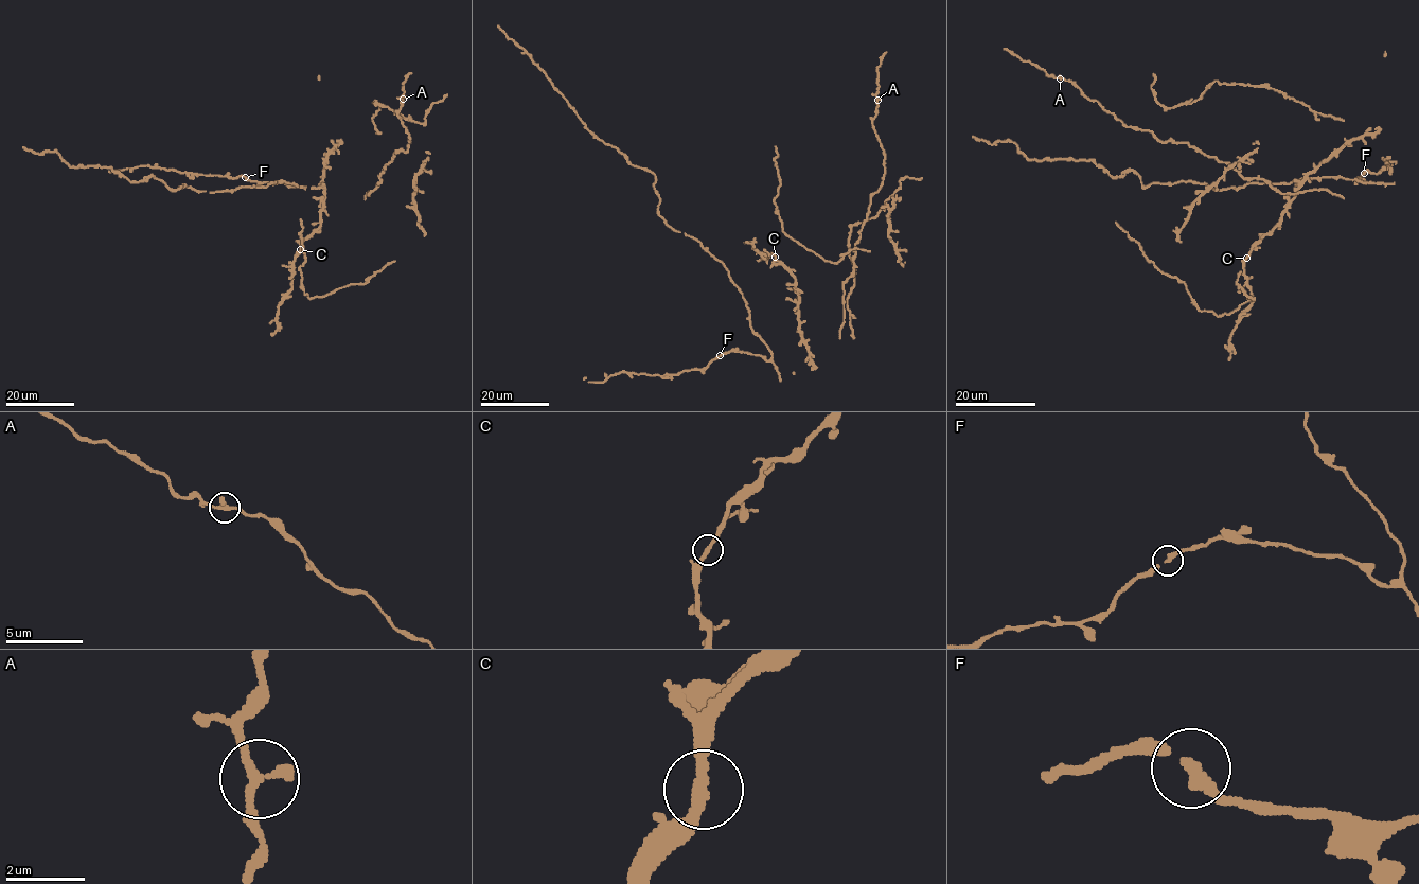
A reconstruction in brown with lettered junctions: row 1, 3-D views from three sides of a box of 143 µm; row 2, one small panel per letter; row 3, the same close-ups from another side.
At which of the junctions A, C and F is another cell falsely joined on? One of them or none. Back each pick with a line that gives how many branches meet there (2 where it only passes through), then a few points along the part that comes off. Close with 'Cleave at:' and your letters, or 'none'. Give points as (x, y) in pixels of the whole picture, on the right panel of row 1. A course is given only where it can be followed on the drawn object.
Cleave at: none

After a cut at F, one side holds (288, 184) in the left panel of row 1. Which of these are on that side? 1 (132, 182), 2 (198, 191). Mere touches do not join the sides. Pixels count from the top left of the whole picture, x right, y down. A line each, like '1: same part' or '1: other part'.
1: same part
2: same part

